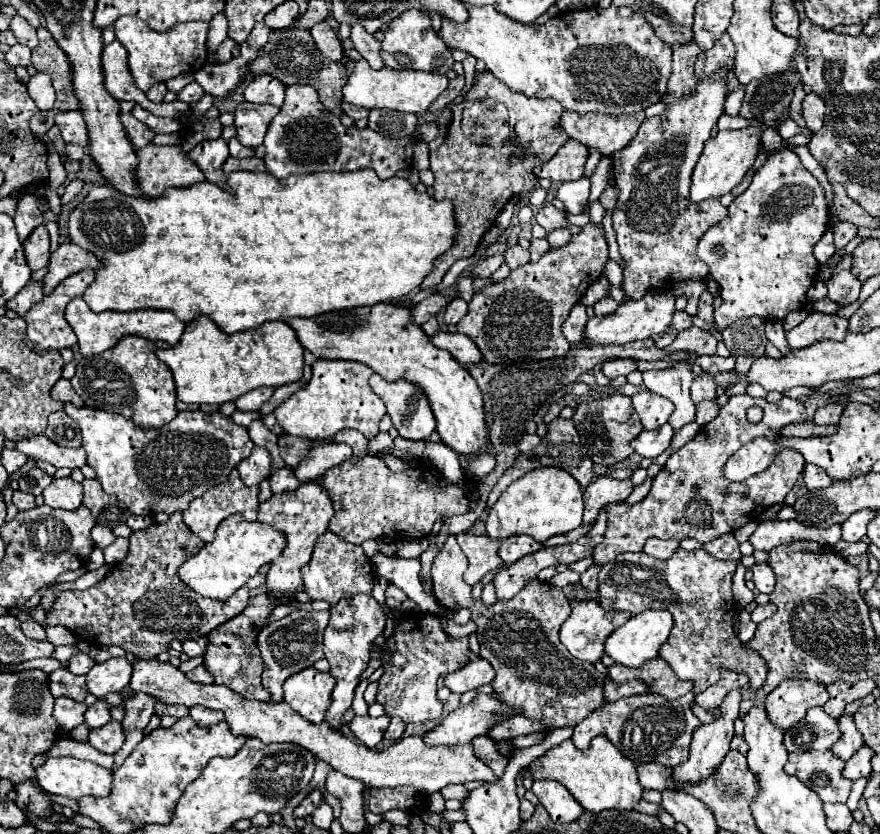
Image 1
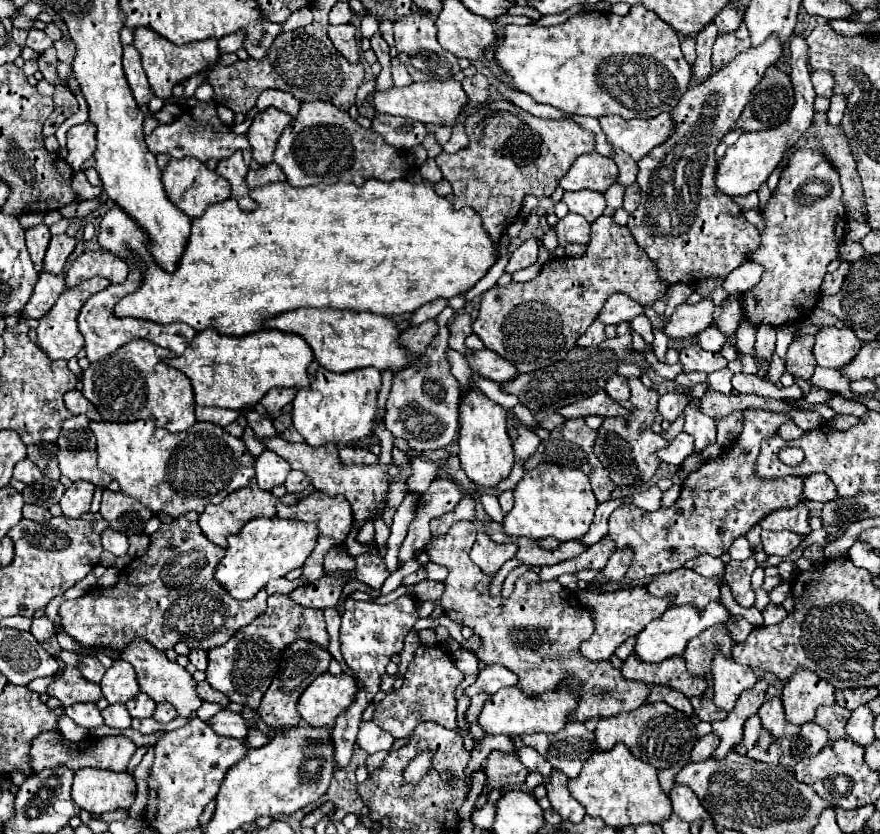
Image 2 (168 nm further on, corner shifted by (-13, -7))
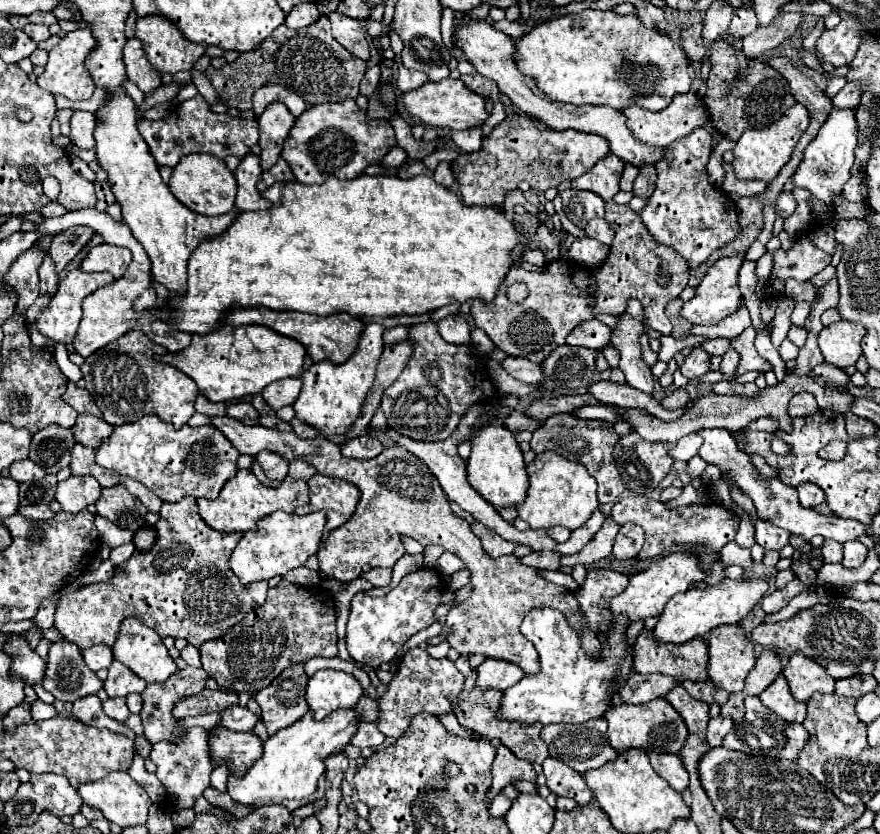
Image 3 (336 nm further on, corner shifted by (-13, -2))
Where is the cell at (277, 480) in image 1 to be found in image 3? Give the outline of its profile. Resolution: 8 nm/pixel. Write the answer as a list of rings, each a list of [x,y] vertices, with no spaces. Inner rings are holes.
[[[296,460],[290,464],[290,470],[288,470],[288,476],[292,480],[310,480],[312,476],[316,474],[316,468],[304,460]]]

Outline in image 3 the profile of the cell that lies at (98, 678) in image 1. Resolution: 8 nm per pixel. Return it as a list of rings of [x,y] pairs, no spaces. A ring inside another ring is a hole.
[[[114,660],[110,664],[108,678],[104,682],[104,690],[108,692],[110,698],[126,696],[130,692],[142,692],[144,688],[146,688],[146,682],[142,678],[138,678],[128,666],[124,666],[118,660]]]

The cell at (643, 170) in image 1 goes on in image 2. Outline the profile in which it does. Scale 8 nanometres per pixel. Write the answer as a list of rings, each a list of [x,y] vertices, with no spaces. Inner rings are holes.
[[[768,37],[762,45],[742,51],[710,79],[692,85],[672,111],[676,133],[638,161],[642,199],[628,219],[628,229],[658,265],[662,281],[674,285],[696,283],[712,275],[724,277],[748,261],[746,253],[758,249],[758,229],[746,221],[730,197],[714,189],[714,149],[738,121],[764,71],[782,55],[778,37]]]

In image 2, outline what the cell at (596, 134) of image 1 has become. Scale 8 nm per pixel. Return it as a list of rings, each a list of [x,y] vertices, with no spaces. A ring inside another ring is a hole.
[[[660,113],[652,119],[630,119],[624,121],[618,115],[606,115],[598,119],[608,143],[614,149],[626,151],[632,159],[640,161],[654,147],[662,145],[676,129],[670,113]]]

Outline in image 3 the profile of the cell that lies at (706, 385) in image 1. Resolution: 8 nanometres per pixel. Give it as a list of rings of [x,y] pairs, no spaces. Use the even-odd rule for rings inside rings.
[[[730,348],[724,356],[722,356],[722,364],[720,364],[720,372],[726,376],[726,378],[730,378],[730,376],[734,376],[736,374],[736,368],[738,368],[738,354]]]

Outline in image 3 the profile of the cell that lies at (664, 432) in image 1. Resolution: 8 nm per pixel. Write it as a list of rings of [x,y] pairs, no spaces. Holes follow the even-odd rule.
[[[690,434],[690,436],[684,436],[678,440],[678,444],[670,450],[670,456],[674,460],[682,460],[682,462],[688,462],[692,456],[698,454],[702,446],[702,438],[698,434]]]

